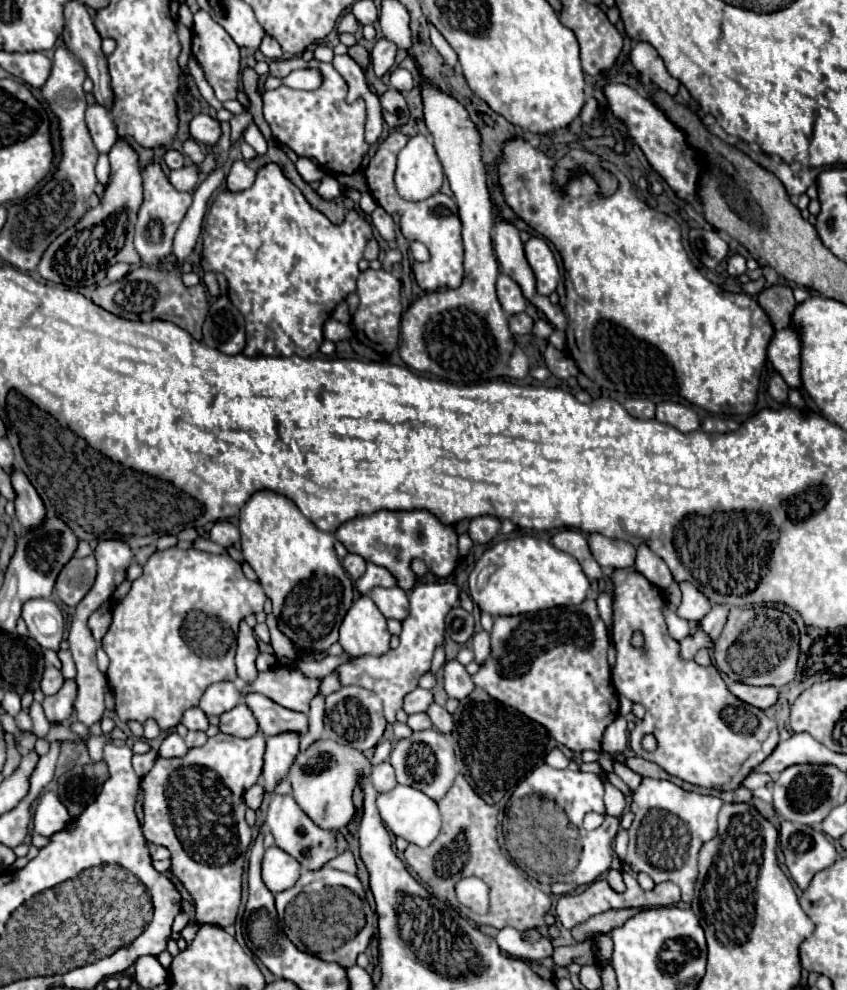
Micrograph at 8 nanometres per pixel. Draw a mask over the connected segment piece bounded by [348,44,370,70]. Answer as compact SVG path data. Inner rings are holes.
M354 44L354 46L350 46L348 48L348 54L366 70L366 66L368 66L368 62L370 62L370 54L368 54L368 50L364 48L364 46L360 46L360 44Z

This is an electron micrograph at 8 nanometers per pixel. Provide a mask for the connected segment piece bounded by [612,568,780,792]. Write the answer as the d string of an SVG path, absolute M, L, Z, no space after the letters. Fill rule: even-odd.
M636 568L614 570L612 580L616 586L612 626L616 648L616 664L612 668L614 686L618 694L646 708L646 716L630 732L630 748L636 756L656 762L664 772L694 786L718 792L738 788L778 746L776 722L764 710L738 700L714 666L680 660L678 642L670 638L662 616L664 596ZM634 632L642 632L642 648L632 644ZM646 732L658 740L654 752L646 752L640 744Z

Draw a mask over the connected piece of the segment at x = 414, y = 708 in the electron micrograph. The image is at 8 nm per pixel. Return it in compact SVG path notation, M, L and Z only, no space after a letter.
M416 688L412 690L406 698L404 698L404 712L406 714L414 714L414 712L426 712L428 706L434 702L432 692L424 690L424 688Z

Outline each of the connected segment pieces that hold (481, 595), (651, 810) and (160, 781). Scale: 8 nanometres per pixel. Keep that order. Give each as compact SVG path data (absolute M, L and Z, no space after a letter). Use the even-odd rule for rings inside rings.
M536 536L508 538L488 548L476 562L476 568L470 572L468 584L472 600L480 606L482 612L488 612L490 616L512 616L512 614L538 612L552 606L580 604L584 602L590 590L590 580L580 570L576 558ZM490 564L498 566L498 570L488 578L488 582L482 588L478 588L476 576L484 566Z
M642 778L642 784L632 794L630 812L634 812L634 822L630 826L630 844L626 852L626 864L632 868L632 872L646 872L656 884L660 882L674 882L682 890L682 902L690 902L694 894L694 882L698 876L698 850L704 842L712 840L716 836L716 816L722 806L722 800L716 796L702 796L696 792L686 792L680 786L668 782L668 780L652 780Z
M258 730L252 738L234 738L226 734L216 734L208 738L204 746L190 748L188 754L180 758L156 758L152 770L140 780L140 790L144 792L144 822L142 834L148 842L156 846L164 846L170 850L170 872L184 884L190 892L196 908L195 923L188 924L181 937L190 942L194 939L200 924L208 923L214 926L230 926L236 920L240 894L242 894L242 868L244 854L252 840L252 830L246 824L244 812L244 792L258 782L264 764L264 734ZM208 770L212 770L222 782L208 782Z

